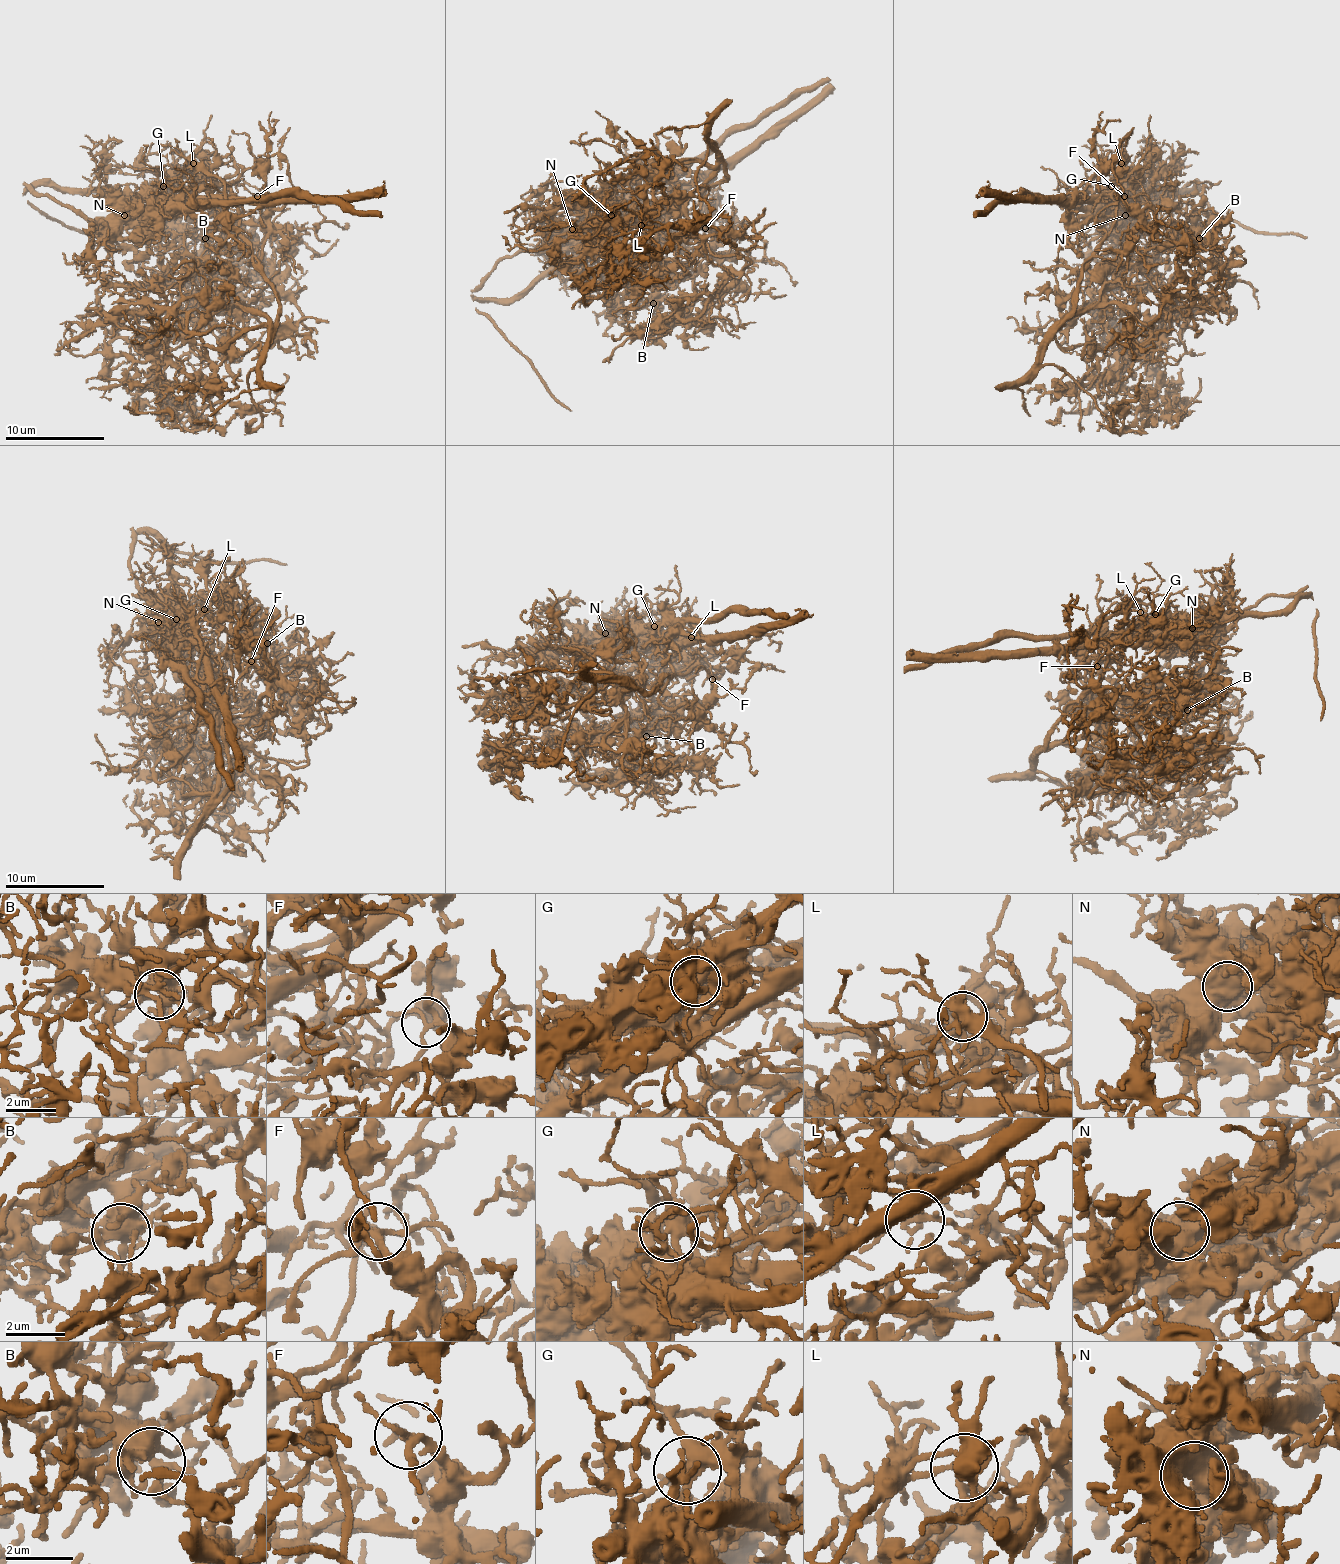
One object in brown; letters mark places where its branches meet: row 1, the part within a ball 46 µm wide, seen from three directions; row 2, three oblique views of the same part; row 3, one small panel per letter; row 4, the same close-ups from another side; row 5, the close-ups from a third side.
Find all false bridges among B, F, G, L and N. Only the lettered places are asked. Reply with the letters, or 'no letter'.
G, L, N

